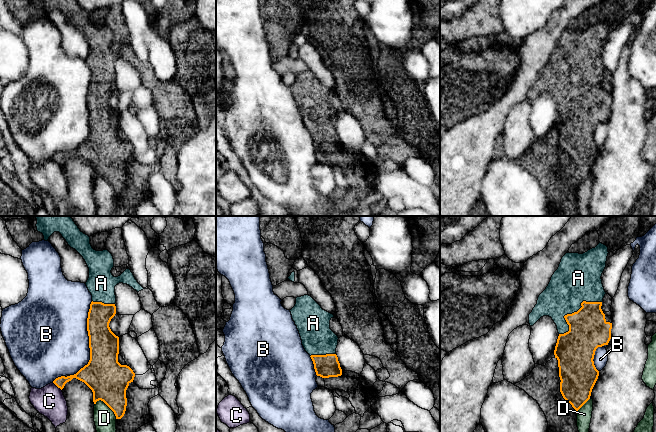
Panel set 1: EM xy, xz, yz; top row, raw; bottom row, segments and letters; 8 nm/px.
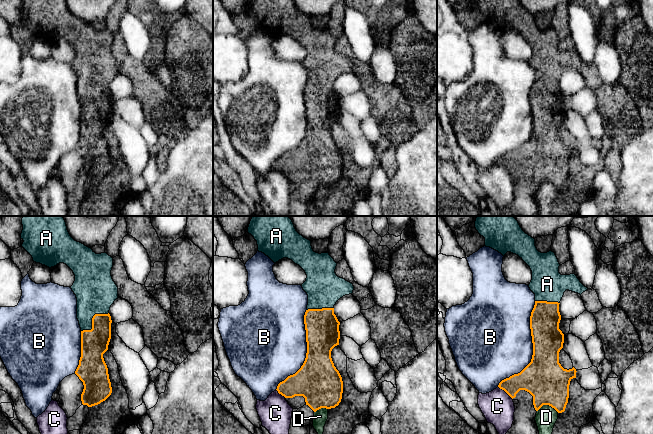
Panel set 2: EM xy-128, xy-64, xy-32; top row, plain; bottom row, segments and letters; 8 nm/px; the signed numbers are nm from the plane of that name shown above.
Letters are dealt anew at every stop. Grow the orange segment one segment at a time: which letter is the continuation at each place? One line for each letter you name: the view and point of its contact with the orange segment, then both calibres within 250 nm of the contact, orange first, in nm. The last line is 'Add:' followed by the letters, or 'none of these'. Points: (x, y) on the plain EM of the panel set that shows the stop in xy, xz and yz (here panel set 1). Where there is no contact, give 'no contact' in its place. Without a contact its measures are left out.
A: yz (572, 89) | 320/340 nm
Add: A

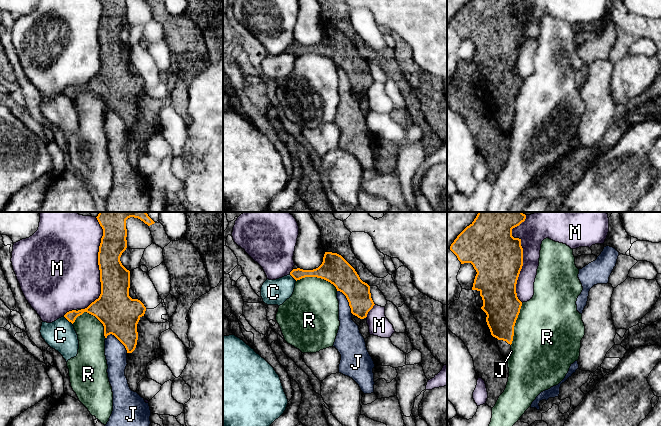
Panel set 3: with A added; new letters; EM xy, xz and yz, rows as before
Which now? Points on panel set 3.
Add: none of these

